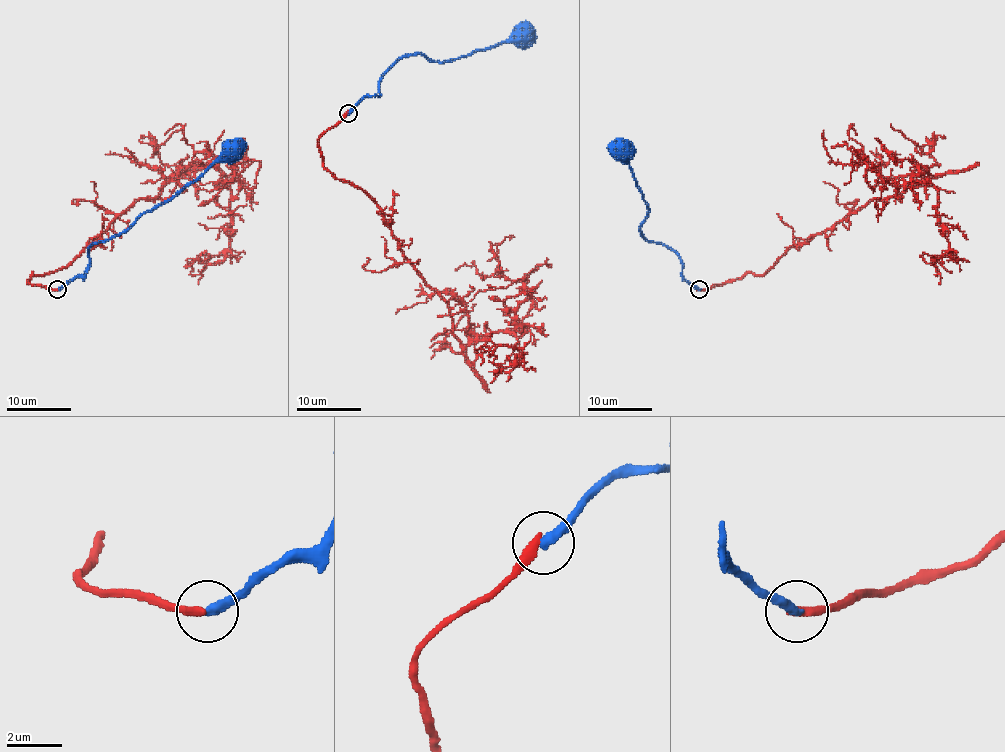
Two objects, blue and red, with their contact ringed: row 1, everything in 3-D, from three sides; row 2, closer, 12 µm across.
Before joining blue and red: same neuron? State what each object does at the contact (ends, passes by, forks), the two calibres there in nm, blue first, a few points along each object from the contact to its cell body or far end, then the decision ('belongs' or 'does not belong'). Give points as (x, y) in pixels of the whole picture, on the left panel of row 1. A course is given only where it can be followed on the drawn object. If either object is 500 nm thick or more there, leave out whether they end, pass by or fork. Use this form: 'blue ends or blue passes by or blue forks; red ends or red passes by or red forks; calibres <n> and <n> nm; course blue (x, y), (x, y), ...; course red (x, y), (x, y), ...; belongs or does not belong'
blue ends; red ends; calibres 360 and 360 nm; course blue (57, 289), (79, 277), (89, 263), (92, 245), (124, 233), (144, 213), (161, 205), (233, 151); course red (57, 289), (28, 281), (172, 176), (237, 178), (177, 124), (164, 135); does not belong

